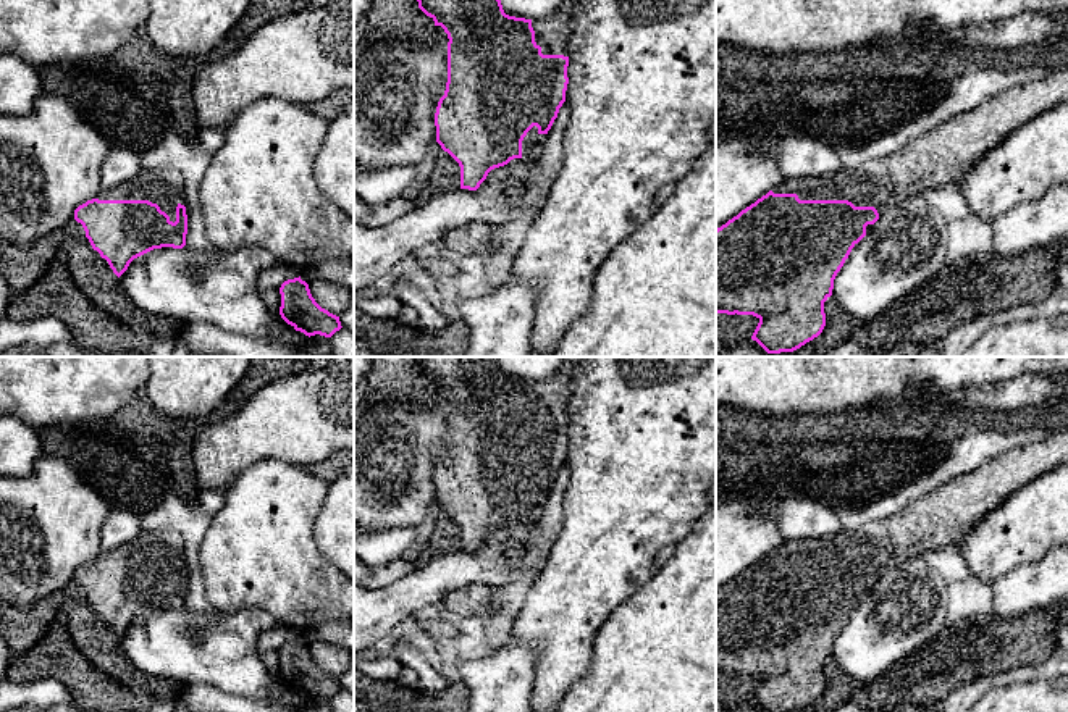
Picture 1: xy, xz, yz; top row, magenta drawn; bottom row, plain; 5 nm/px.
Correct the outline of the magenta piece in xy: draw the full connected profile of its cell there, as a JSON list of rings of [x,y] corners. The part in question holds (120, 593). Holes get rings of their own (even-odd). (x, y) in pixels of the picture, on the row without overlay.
[[[144,530],[136,539],[102,552],[74,572],[94,612],[105,620],[120,639],[129,625],[162,609],[183,610],[187,596],[184,539],[174,530]]]

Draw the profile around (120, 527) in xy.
[[[111,509],[100,531],[102,552],[131,542],[144,530],[147,530],[147,526],[144,525],[141,513],[126,509]]]

